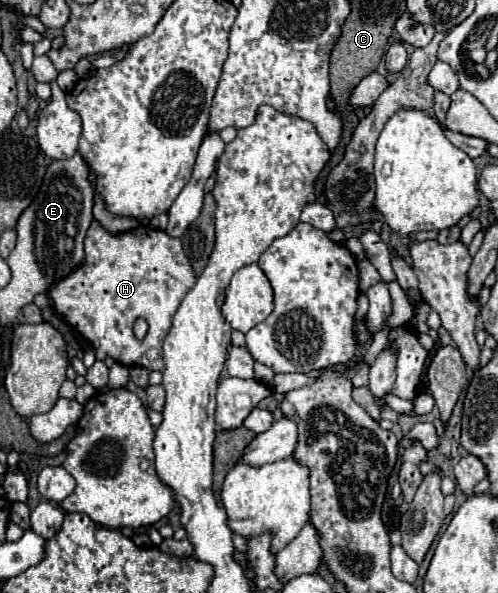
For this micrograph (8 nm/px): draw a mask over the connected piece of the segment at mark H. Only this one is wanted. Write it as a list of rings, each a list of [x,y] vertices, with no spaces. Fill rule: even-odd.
[[[93,220],[85,236],[83,264],[57,282],[49,290],[49,296],[55,312],[93,344],[97,360],[111,356],[125,366],[143,366],[163,372],[163,338],[171,328],[173,314],[195,280],[195,270],[179,238],[171,238],[163,230],[147,224],[139,224],[129,232],[111,234]],[[137,318],[145,318],[149,324],[145,340],[135,340],[133,336],[133,322]],[[151,350],[157,350],[157,358],[153,360],[149,358]]]

